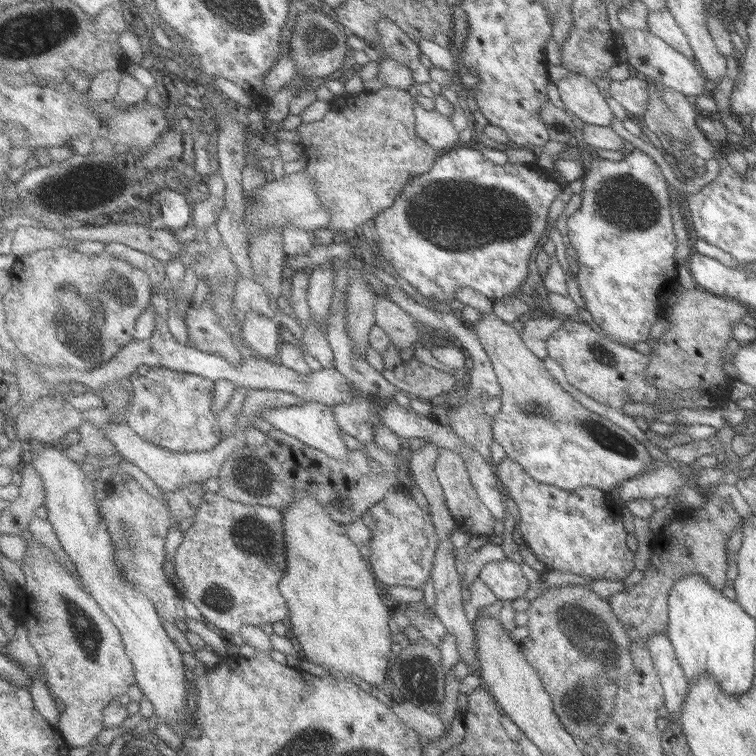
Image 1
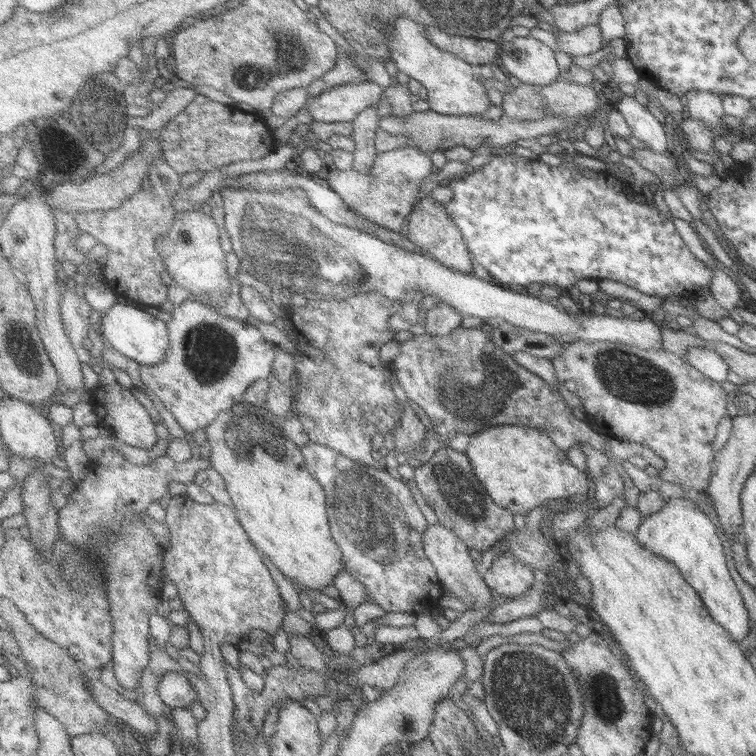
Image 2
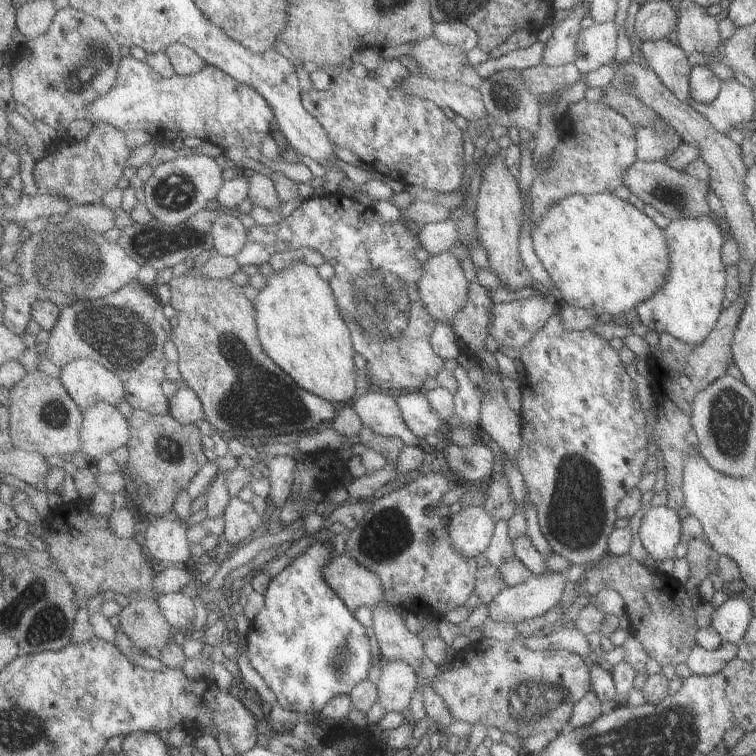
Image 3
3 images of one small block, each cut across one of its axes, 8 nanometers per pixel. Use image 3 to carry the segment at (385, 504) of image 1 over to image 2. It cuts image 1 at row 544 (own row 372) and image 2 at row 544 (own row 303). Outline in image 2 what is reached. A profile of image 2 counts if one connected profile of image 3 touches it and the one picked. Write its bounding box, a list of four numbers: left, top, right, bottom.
[303,444,453,616]

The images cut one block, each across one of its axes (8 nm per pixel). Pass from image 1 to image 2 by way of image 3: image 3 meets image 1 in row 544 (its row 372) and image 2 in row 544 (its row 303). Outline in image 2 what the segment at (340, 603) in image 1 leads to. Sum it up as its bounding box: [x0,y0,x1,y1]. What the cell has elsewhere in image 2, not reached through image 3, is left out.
[205,402,345,592]

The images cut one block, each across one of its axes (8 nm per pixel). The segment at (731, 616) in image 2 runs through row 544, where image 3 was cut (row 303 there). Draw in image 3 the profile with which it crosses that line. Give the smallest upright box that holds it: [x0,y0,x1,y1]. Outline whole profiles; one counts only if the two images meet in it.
[637,216,727,346]

